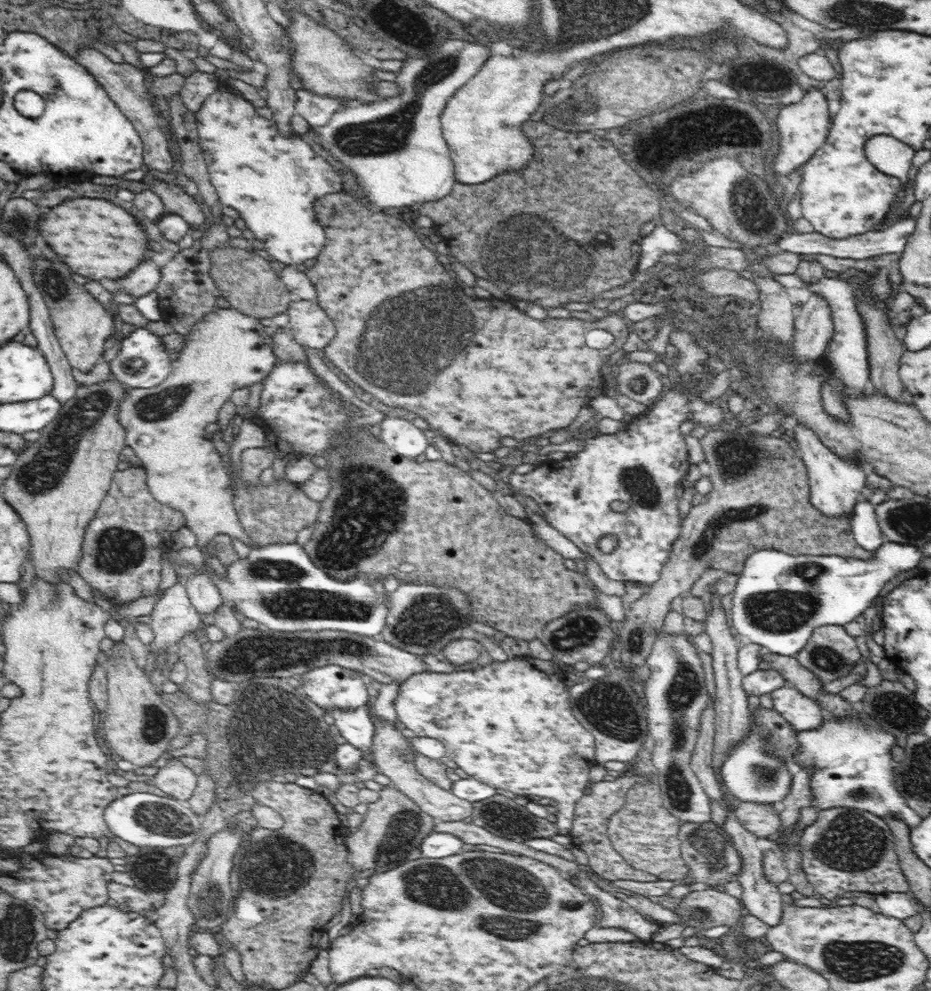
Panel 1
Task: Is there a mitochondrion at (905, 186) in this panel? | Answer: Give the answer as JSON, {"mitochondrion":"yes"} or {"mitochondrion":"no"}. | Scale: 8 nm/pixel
{"mitochondrion":"no"}

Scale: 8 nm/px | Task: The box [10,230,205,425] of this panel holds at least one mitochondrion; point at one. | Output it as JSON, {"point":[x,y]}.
{"point":[49,275]}

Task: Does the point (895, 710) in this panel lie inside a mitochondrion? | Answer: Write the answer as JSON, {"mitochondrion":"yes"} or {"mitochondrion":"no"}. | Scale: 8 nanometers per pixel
{"mitochondrion":"yes"}

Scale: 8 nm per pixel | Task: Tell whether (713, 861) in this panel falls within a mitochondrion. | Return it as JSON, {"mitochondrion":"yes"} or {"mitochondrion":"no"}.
{"mitochondrion":"yes"}

